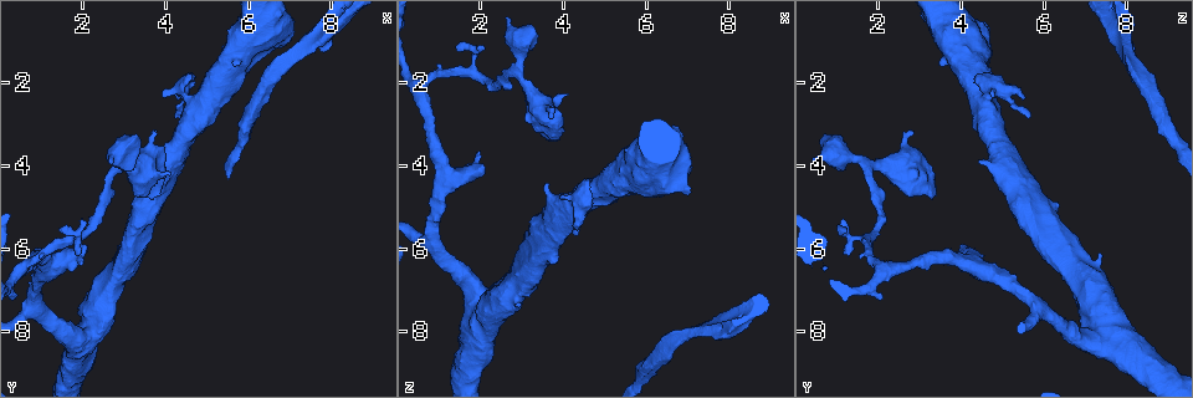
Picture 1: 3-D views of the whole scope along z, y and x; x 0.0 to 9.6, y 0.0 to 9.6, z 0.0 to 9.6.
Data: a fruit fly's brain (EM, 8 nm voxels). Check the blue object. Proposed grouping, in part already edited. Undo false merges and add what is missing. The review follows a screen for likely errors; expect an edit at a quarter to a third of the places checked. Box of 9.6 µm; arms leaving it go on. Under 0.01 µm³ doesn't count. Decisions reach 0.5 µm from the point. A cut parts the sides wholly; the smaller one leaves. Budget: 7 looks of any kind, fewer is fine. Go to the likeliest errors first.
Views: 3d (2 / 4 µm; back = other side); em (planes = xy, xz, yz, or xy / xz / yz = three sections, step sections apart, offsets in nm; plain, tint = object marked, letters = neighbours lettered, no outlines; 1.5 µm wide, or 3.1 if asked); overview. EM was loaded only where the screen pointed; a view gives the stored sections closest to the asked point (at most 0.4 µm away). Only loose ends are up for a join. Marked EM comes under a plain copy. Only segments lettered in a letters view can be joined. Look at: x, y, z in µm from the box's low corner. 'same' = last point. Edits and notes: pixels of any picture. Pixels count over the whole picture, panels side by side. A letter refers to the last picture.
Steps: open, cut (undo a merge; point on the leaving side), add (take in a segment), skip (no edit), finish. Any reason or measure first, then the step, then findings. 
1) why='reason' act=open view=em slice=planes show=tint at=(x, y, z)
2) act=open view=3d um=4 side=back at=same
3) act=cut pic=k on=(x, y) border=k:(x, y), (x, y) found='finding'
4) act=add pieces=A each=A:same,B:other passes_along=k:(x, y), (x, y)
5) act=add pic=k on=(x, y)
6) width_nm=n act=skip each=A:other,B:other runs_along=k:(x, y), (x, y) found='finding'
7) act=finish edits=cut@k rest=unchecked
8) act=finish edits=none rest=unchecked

why='stops while still wide' act=open view=em slice=xy step=4 show=tint at=(1.90, 6.35, 3.70)

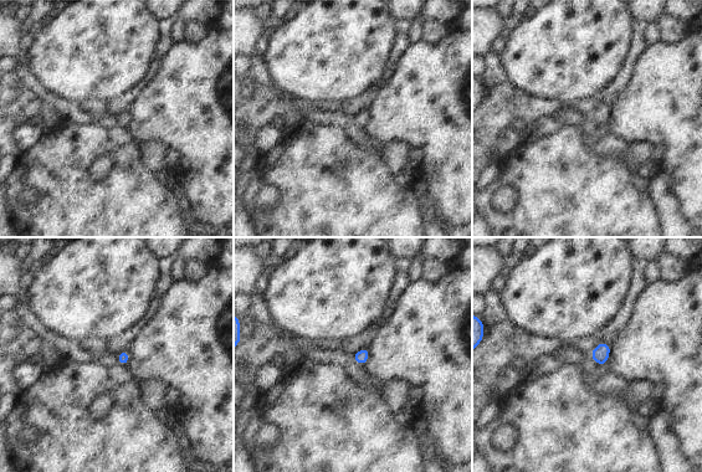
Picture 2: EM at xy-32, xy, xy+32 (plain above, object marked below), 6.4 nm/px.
act=open view=em slice=planes show=tint at=same

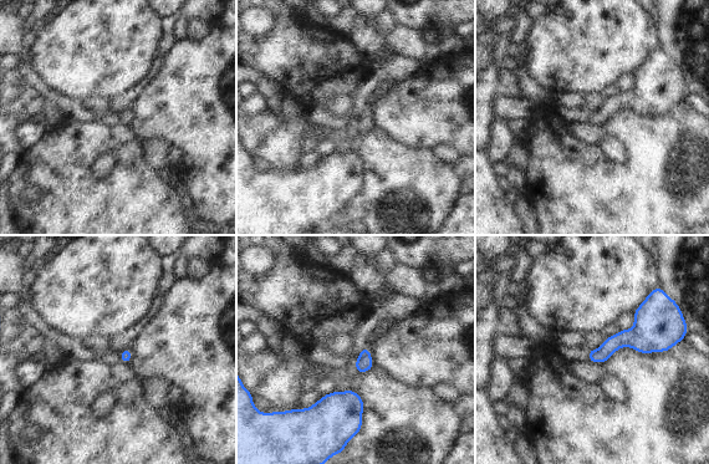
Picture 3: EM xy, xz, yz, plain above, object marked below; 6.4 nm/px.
why='what lies round it' act=open view=em slice=planes show=letters at=same

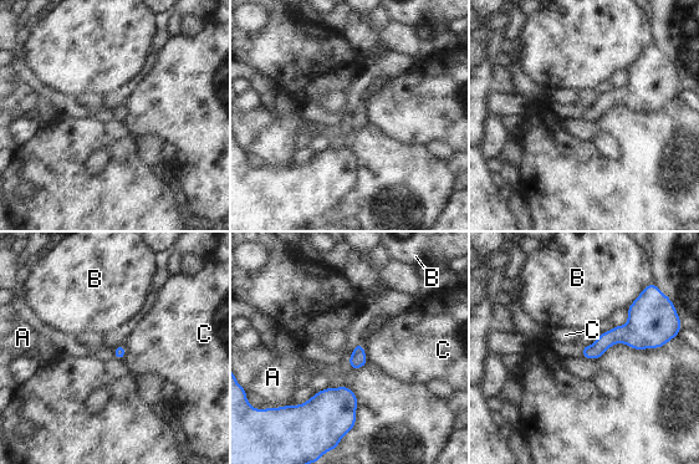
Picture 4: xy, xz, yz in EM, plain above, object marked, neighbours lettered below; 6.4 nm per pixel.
act=skip each=A:other,B:other,C:other border=4:(362, 343), (368, 362) found='none of them fits'

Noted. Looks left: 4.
why='three arms meet' act=open view=3d um=2 at=(1.75, 5.70, 1.80)

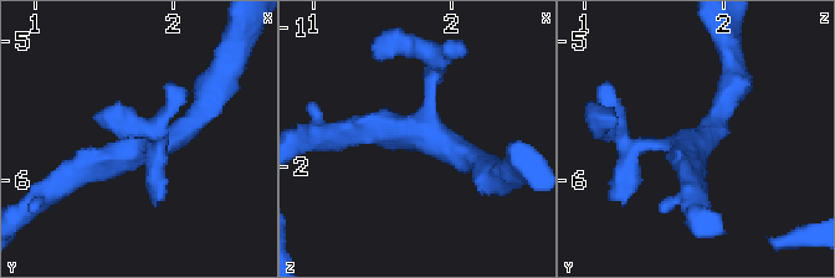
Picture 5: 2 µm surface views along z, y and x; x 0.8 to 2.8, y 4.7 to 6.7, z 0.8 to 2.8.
why='now the EM' act=open view=em slice=planes show=letters at=(1.82, 5.72, 1.74)

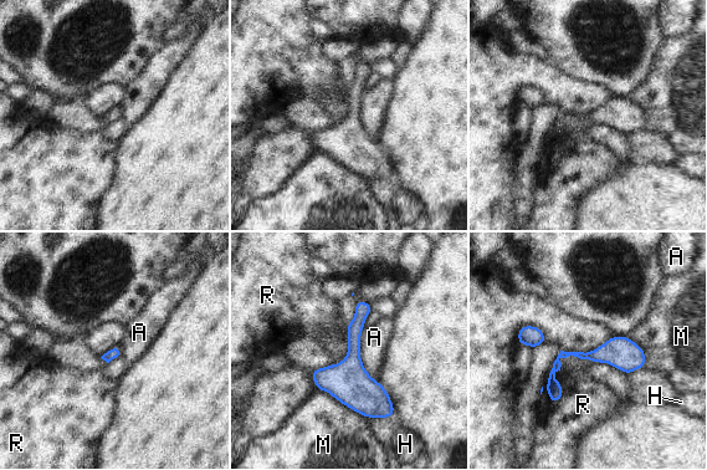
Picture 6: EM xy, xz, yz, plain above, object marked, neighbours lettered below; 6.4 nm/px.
width_nm=200 act=skip each=A:other,H:other,M:other,R:other runs_along=6:(363, 308), (353, 381), (387, 414) found='all the same neuron'

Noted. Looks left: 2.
act=open view=em slice=planes show=tint at=(3.70, 3.30, 2.90)

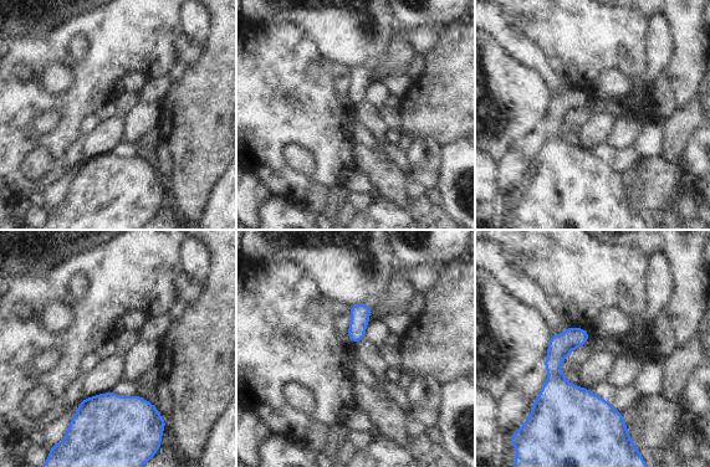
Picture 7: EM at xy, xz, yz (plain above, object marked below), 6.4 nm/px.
act=open view=em slice=planes show=letters at=same

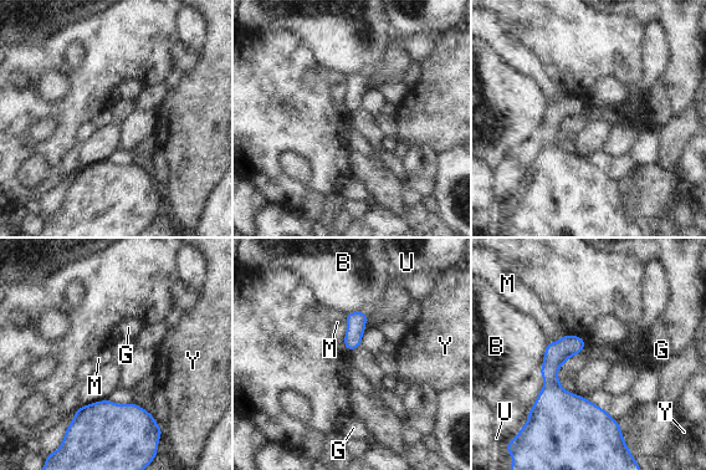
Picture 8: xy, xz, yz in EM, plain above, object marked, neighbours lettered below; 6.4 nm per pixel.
act=skip each=B:other,G:other,M:other,U:other,Y:other border=8:(344, 315), (344, 348), (348, 352) found='none of them fits'

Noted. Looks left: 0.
act=finish edits=none rest=unchecked

